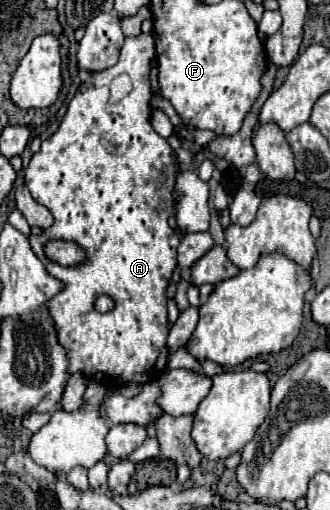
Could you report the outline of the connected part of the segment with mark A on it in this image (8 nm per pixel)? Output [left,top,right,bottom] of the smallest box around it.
[25,33,181,389]

